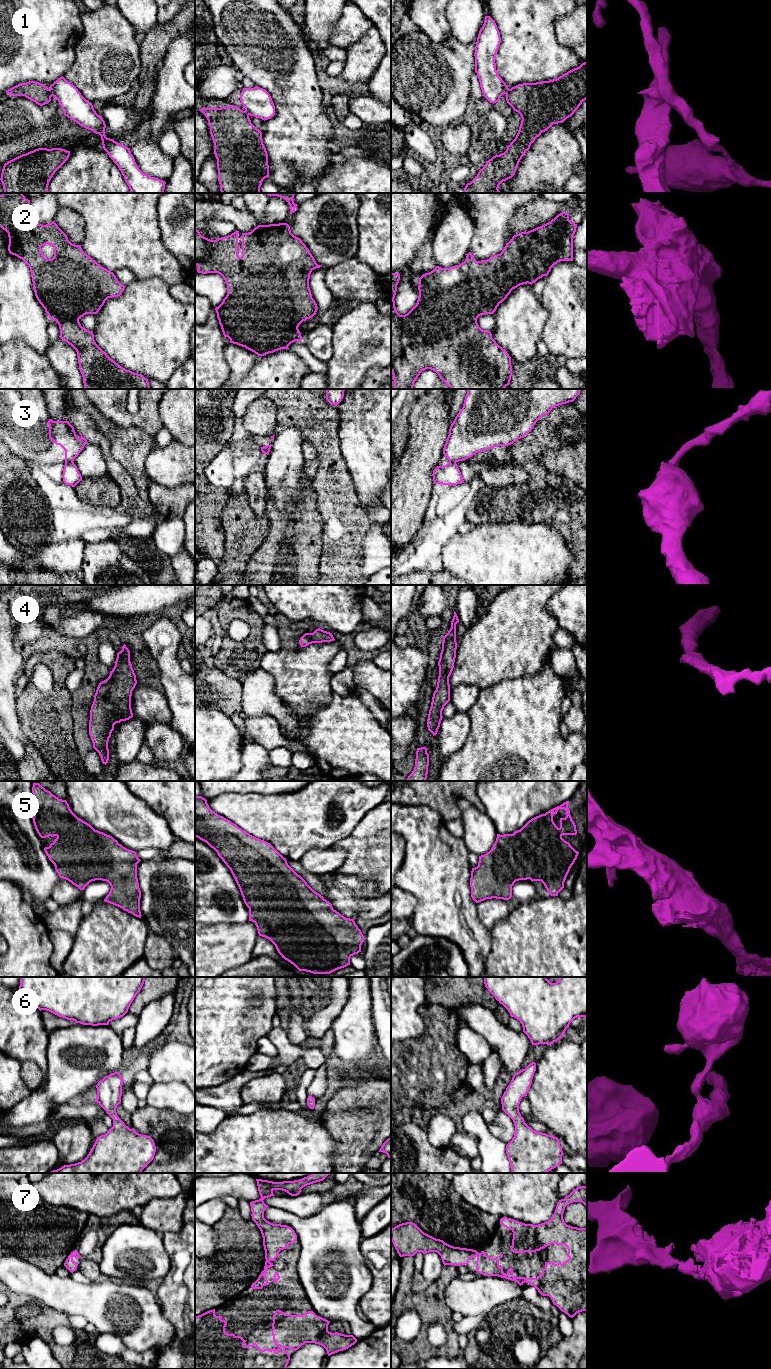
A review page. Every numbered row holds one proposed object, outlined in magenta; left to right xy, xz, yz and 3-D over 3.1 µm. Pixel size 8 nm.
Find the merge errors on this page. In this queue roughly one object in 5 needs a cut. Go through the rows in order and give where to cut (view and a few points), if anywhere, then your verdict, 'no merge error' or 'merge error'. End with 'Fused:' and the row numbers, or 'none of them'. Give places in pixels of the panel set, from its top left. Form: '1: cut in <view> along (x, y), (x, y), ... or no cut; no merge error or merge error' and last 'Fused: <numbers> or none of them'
1: cut in xy along (49, 89), (52, 95); merge error
2: no cut; no merge error
3: cut in xy along (72, 461), (65, 463); merge error
4: no cut; no merge error
5: no cut; no merge error
6: no cut; no merge error
7: no cut; no merge error
Fused: 1, 3

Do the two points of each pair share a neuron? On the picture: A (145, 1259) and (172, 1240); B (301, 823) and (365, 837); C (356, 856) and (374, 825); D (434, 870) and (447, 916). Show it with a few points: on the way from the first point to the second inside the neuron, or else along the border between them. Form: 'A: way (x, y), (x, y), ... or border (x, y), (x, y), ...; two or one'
A: border (162, 1236), (164, 1248), (170, 1254); two
B: border (364, 815), (347, 836), (339, 839), (330, 847); two
C: way (364, 848), (373, 839), (374, 833); one
D: way (440, 881), (444, 905); one

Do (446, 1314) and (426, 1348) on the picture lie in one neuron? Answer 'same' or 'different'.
same

